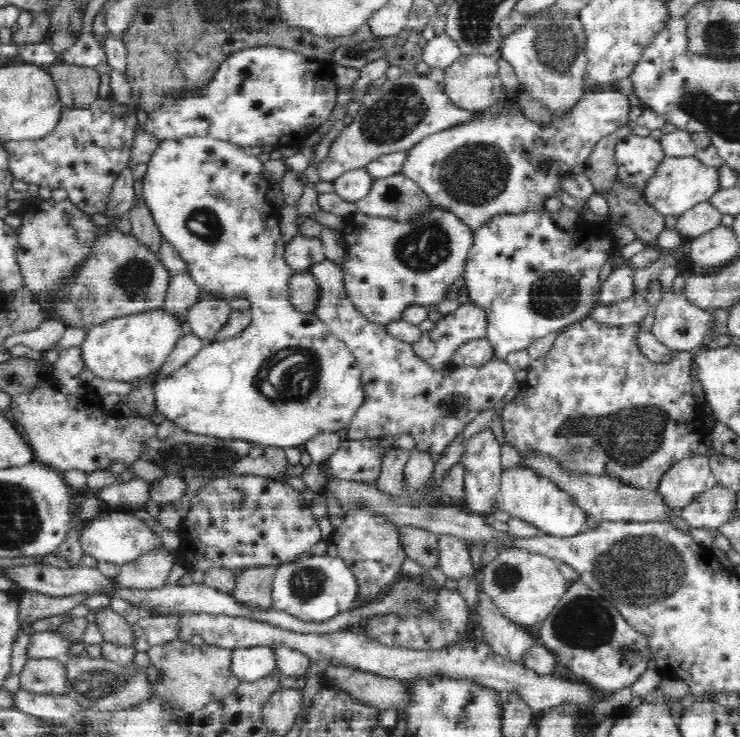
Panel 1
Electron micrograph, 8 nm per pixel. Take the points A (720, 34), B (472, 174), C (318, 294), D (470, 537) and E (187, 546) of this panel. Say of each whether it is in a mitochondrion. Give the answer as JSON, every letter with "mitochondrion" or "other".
{"A":"mitochondrion","B":"mitochondrion","C":"other","D":"other","E":"other"}

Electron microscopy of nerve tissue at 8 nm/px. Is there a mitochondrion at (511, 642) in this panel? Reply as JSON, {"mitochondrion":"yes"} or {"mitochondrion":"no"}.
{"mitochondrion":"no"}

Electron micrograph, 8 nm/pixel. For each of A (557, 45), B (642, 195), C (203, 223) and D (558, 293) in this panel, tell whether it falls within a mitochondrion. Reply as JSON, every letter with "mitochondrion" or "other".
{"A":"mitochondrion","B":"other","C":"mitochondrion","D":"mitochondrion"}

